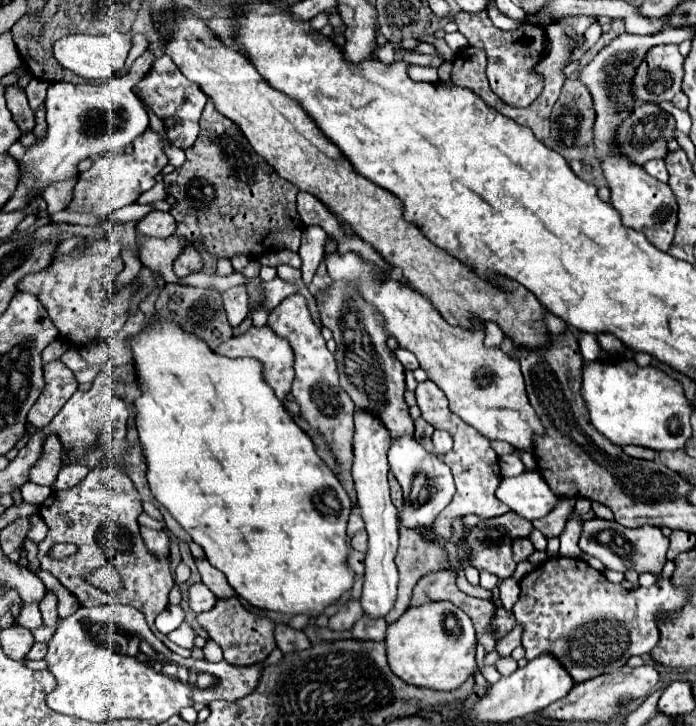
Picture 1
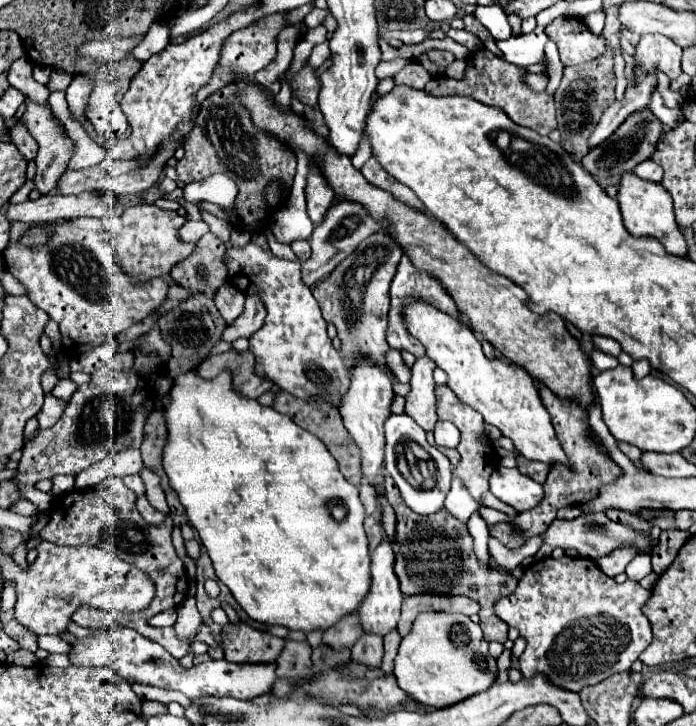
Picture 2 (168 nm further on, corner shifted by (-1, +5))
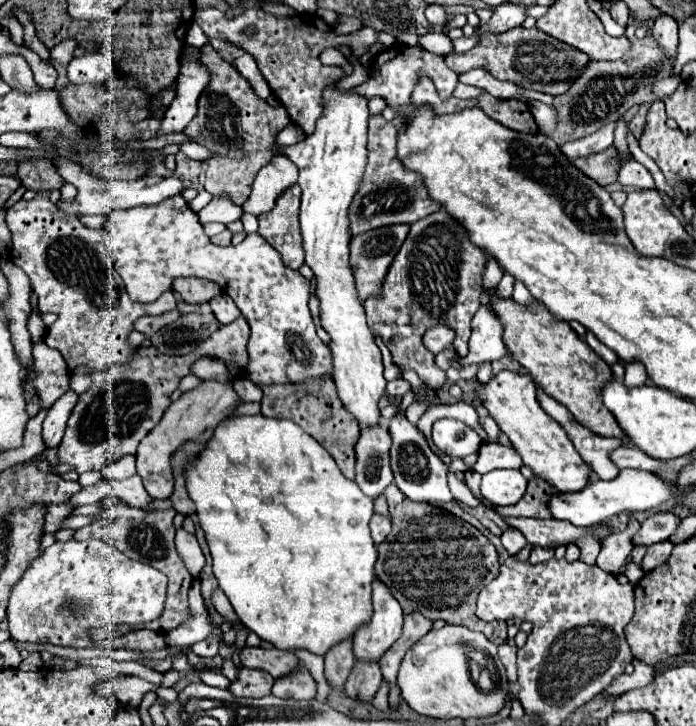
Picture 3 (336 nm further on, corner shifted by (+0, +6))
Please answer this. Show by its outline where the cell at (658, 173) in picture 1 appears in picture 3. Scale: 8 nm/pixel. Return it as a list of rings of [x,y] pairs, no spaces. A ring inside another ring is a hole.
[[[627,160],[625,166],[621,166],[617,182],[623,184],[623,186],[639,188],[639,190],[647,190],[647,188],[655,186],[649,170],[643,164],[639,164],[637,160]]]

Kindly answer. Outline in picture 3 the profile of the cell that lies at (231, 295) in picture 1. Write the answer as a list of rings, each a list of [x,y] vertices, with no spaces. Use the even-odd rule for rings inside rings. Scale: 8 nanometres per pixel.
[[[217,294],[211,302],[211,310],[213,310],[213,314],[215,314],[215,318],[221,322],[221,324],[231,324],[231,322],[235,322],[239,316],[241,316],[241,312],[239,312],[239,308],[235,306],[235,302],[227,296],[227,294]]]

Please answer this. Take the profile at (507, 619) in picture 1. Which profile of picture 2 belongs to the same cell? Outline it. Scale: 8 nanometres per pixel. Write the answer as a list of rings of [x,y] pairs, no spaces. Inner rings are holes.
[[[386,477],[384,481],[384,493],[388,491],[388,503],[396,511],[396,541],[394,545],[394,555],[396,555],[396,565],[394,571],[400,579],[400,589],[404,595],[416,595],[424,591],[436,591],[436,593],[446,593],[446,595],[466,595],[474,601],[480,603],[480,627],[484,631],[486,641],[498,641],[506,643],[508,639],[508,623],[496,617],[494,605],[500,599],[500,595],[510,595],[516,589],[516,579],[510,573],[500,573],[492,569],[490,565],[482,565],[474,551],[472,551],[472,537],[456,517],[452,517],[446,509],[440,509],[432,517],[432,527],[428,527],[426,517],[416,515],[402,499],[400,493],[396,491],[396,483],[392,477]]]

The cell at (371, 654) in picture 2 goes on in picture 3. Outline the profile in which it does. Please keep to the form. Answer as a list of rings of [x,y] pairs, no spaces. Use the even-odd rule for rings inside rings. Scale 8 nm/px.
[[[355,662],[349,680],[345,684],[345,694],[361,702],[371,702],[381,682],[383,678],[377,662]]]

